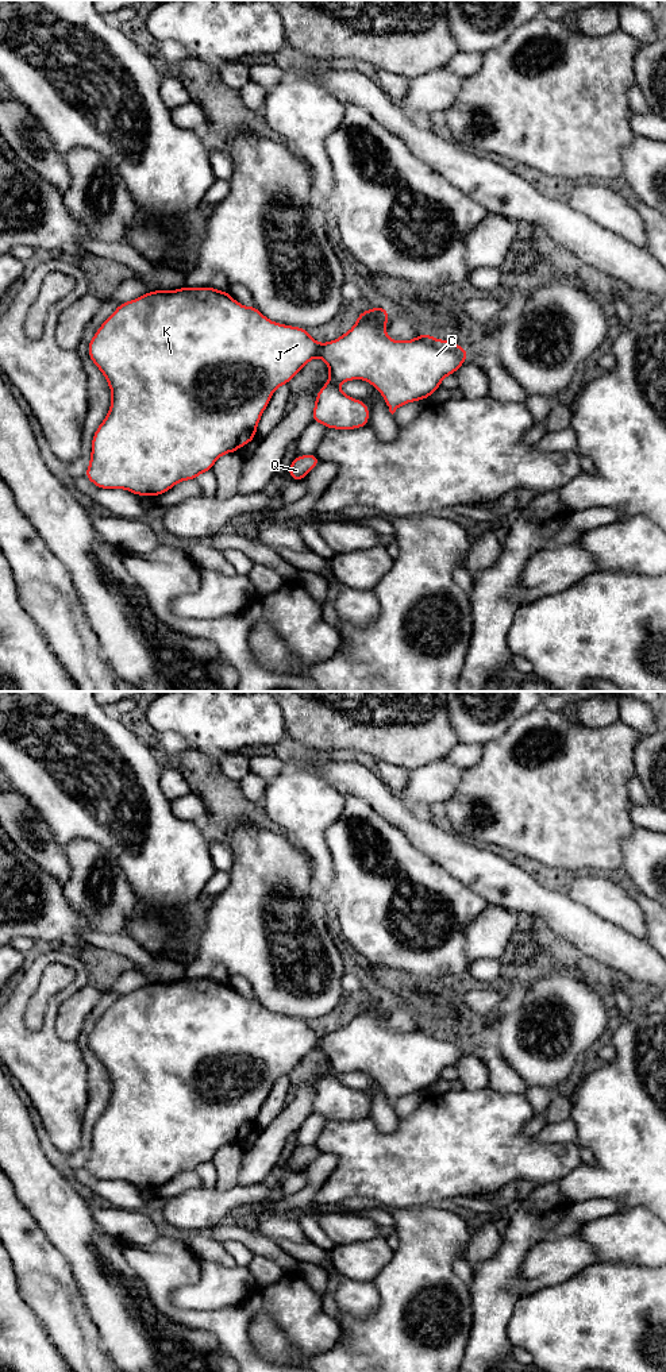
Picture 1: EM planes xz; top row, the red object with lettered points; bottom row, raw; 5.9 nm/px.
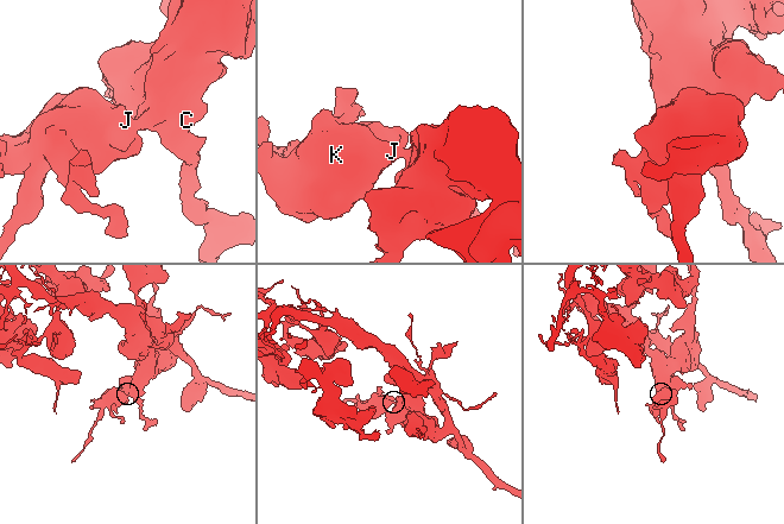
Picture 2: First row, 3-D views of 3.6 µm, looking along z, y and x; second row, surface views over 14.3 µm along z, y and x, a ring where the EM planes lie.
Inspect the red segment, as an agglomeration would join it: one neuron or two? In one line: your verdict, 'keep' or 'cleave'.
keep

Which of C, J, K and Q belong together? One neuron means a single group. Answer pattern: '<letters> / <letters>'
C J K Q

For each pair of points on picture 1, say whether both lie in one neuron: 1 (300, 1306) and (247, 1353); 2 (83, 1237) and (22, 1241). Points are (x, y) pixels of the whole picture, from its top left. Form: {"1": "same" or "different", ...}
{"1": "same", "2": "different"}

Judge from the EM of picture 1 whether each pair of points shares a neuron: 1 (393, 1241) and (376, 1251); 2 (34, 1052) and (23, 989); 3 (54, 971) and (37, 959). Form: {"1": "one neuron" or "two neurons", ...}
{"1": "two neurons", "2": "one neuron", "3": "two neurons"}

